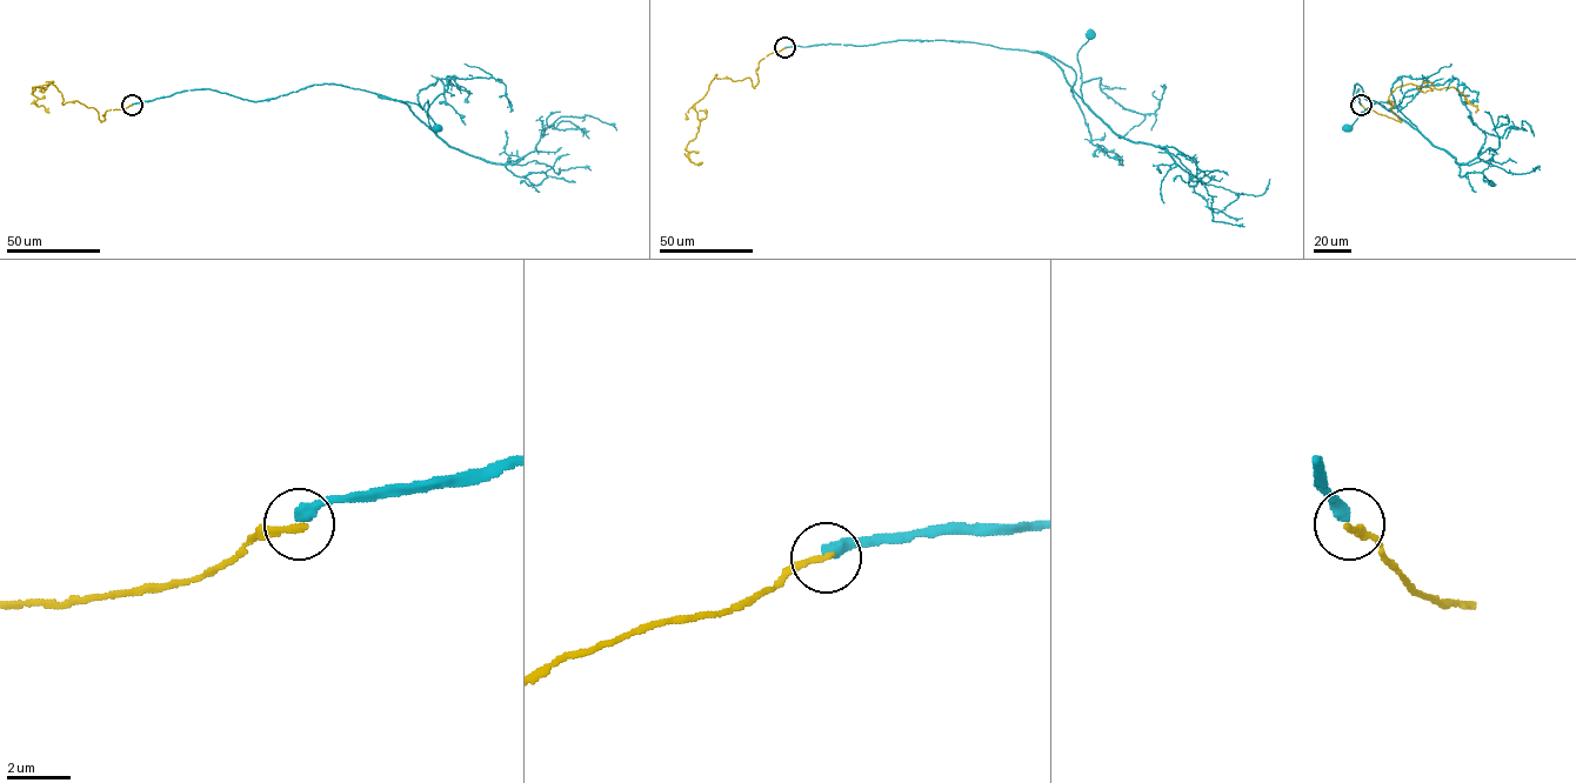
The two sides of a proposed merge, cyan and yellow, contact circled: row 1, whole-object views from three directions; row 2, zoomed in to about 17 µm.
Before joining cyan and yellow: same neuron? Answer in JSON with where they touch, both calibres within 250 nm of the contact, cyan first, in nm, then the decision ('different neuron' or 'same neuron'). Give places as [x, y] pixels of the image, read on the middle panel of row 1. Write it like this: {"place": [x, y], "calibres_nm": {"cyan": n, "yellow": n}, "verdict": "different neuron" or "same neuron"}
{"place": [785, 47], "calibres_nm": {"cyan": 360, "yellow": 190}, "verdict": "different neuron"}

